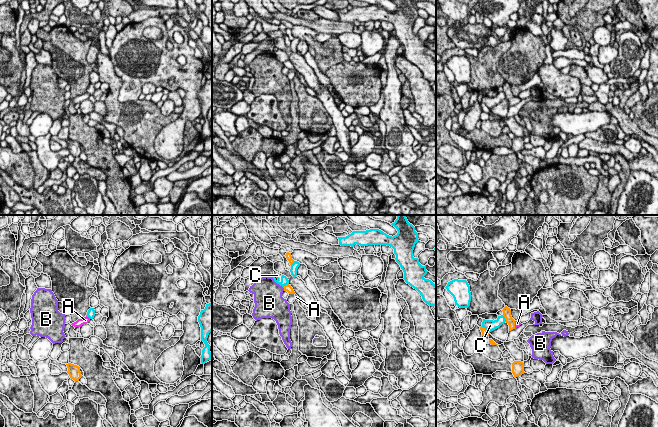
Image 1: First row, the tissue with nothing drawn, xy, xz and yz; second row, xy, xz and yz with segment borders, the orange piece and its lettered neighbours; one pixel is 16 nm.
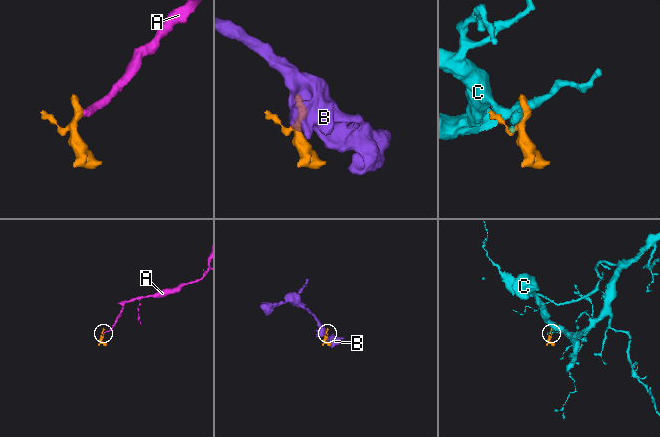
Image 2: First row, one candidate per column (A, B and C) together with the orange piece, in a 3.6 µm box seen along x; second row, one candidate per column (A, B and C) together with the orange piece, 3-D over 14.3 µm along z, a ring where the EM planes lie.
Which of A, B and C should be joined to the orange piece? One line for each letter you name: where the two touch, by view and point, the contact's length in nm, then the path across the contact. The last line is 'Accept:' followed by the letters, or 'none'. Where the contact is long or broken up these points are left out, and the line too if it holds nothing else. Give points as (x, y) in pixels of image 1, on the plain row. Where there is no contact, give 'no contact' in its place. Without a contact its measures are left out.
A: contact yz (514, 100); length 110 nm
Accept: A

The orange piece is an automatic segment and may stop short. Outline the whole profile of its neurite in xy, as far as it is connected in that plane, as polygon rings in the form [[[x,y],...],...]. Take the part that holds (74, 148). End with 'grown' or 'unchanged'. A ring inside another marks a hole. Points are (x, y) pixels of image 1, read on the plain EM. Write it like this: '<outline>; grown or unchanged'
[[[71,139],[66,140],[70,154],[73,155],[75,158],[79,157],[79,155],[82,153],[80,148],[80,143]]]; unchanged

